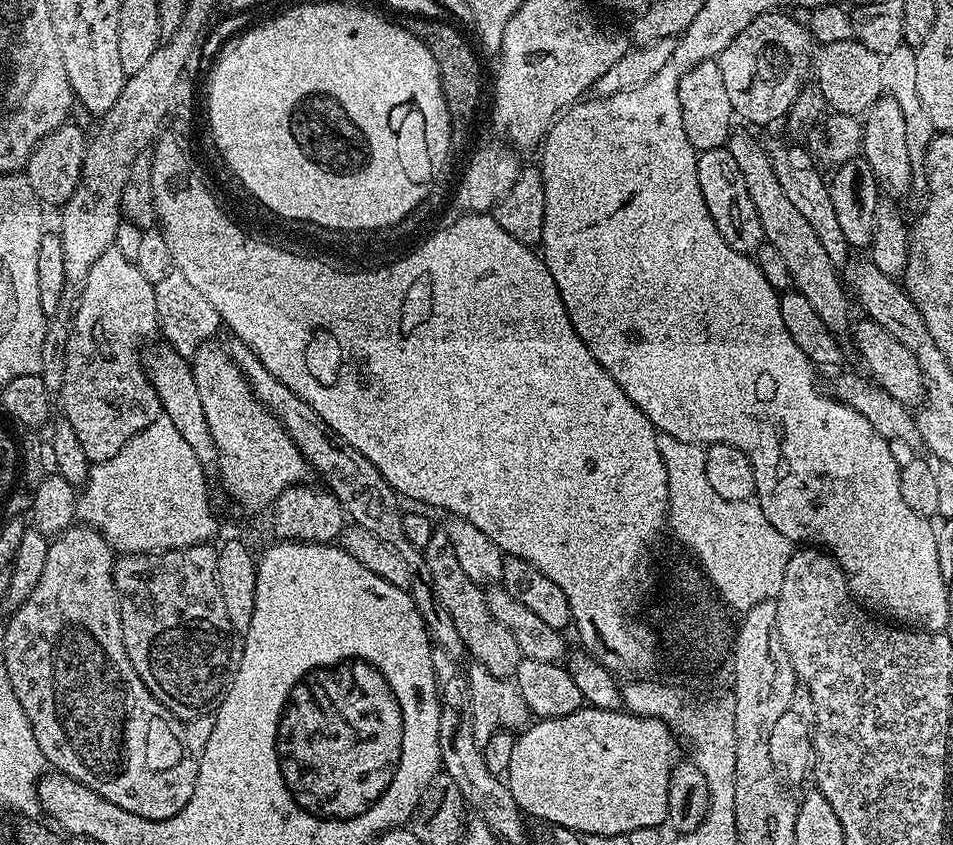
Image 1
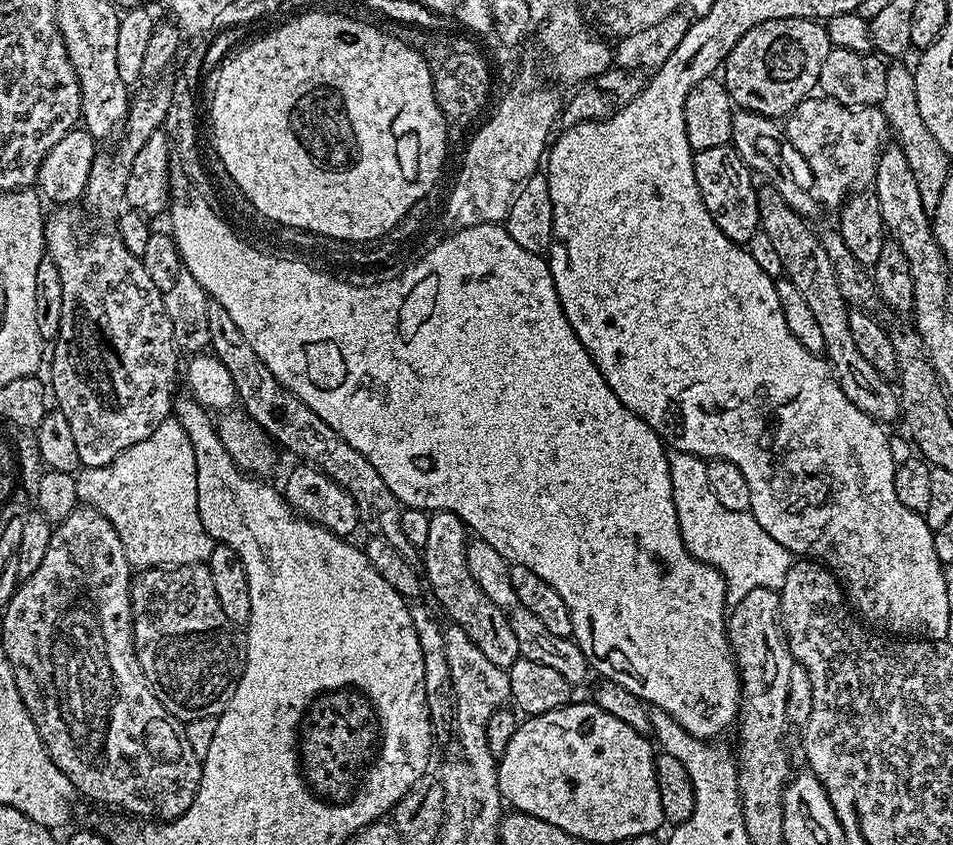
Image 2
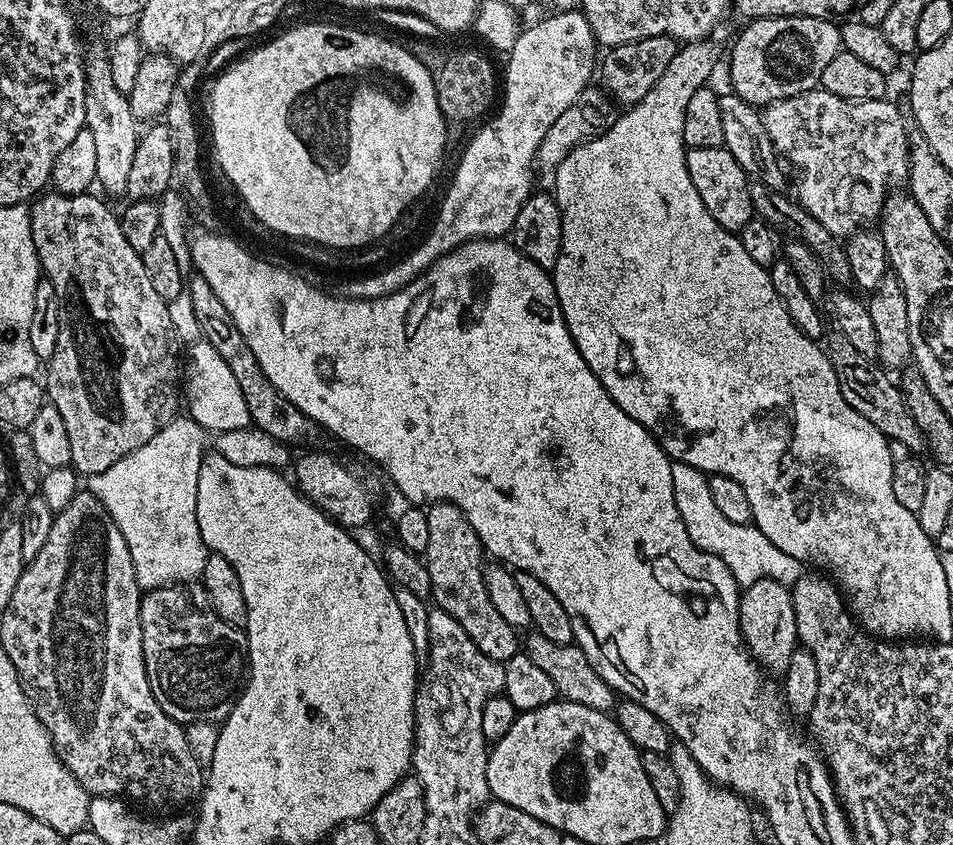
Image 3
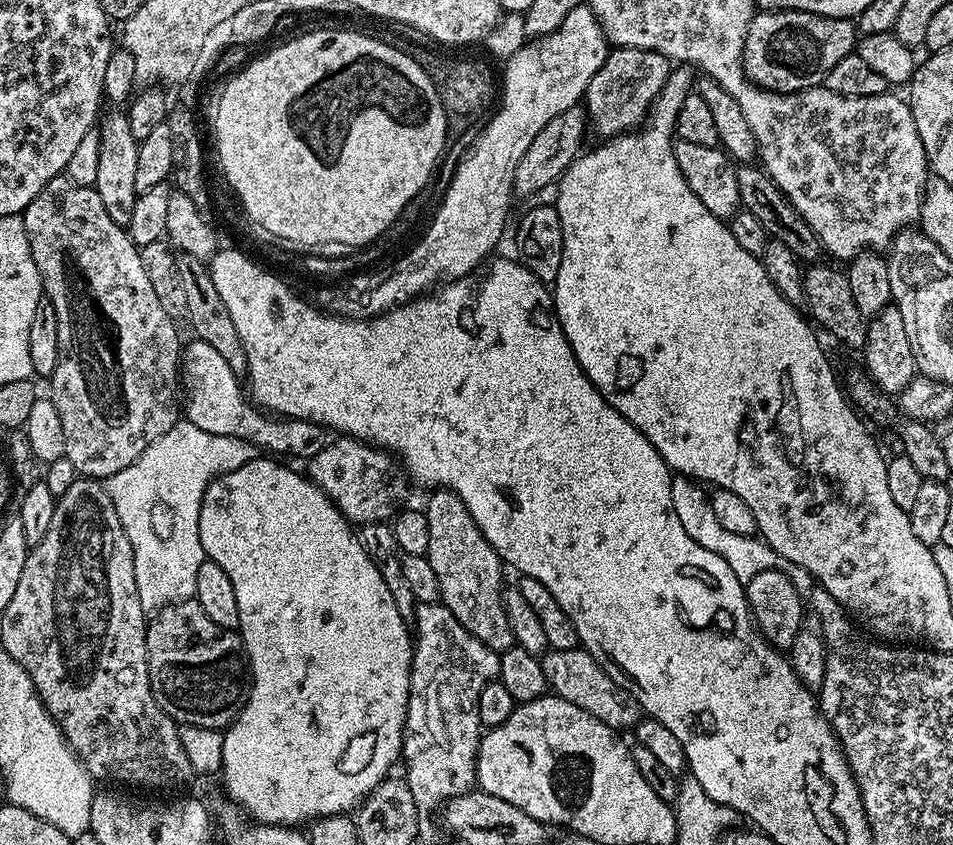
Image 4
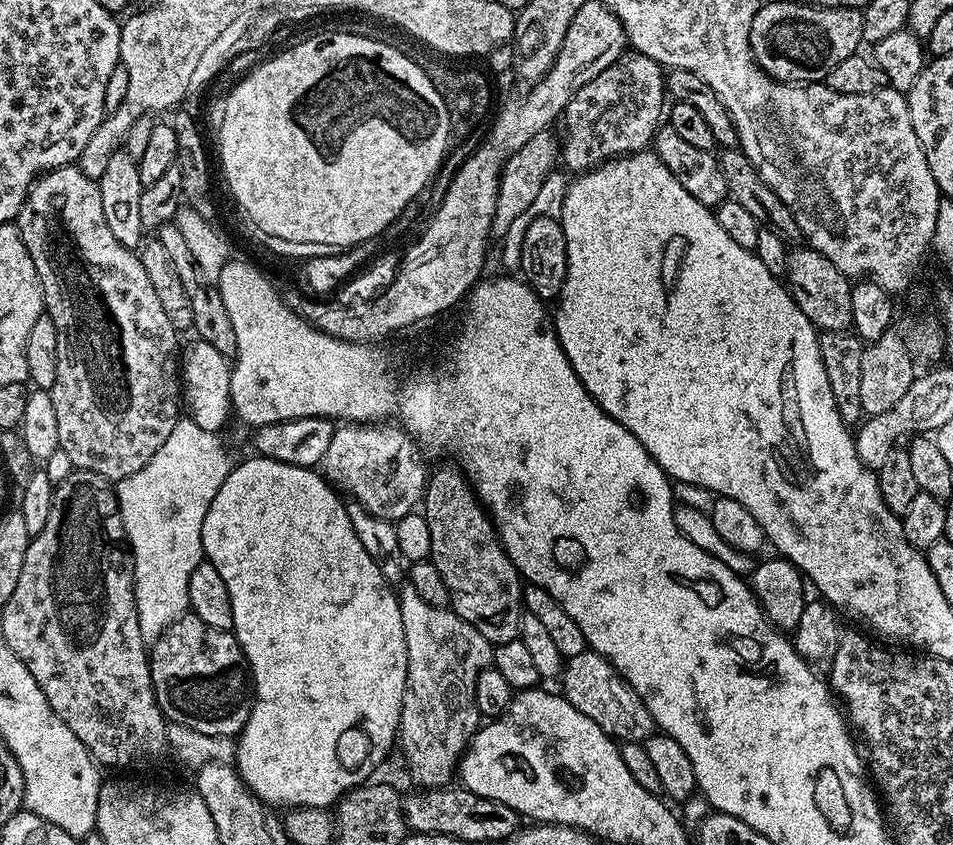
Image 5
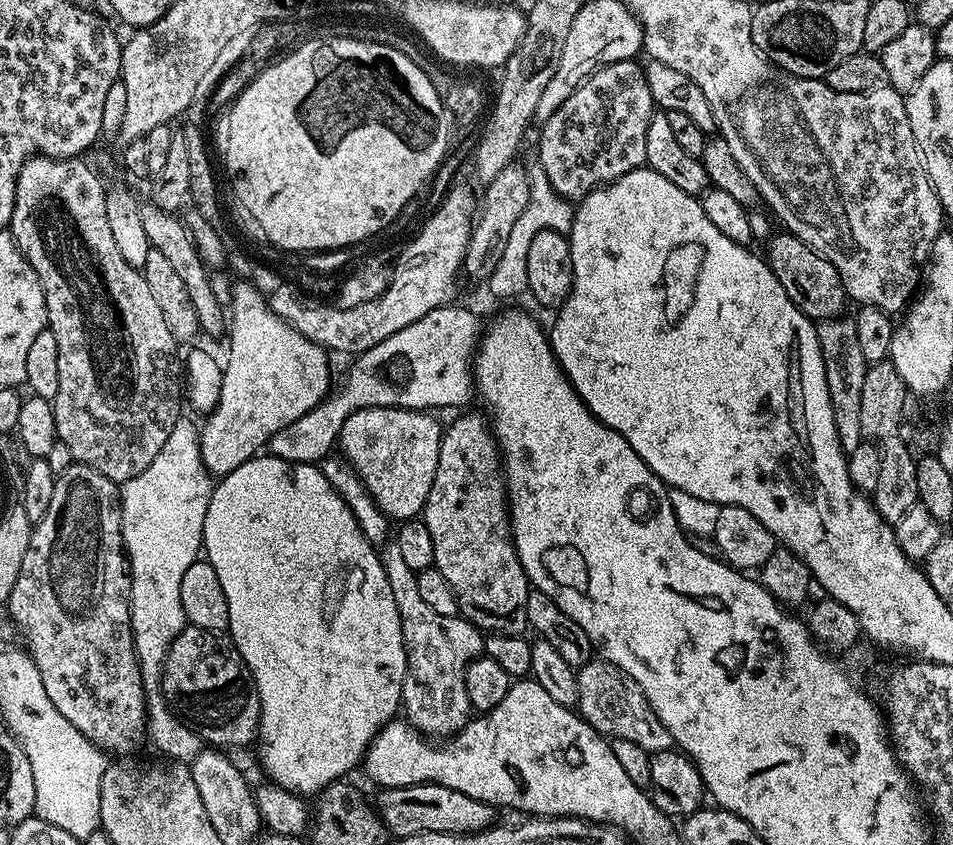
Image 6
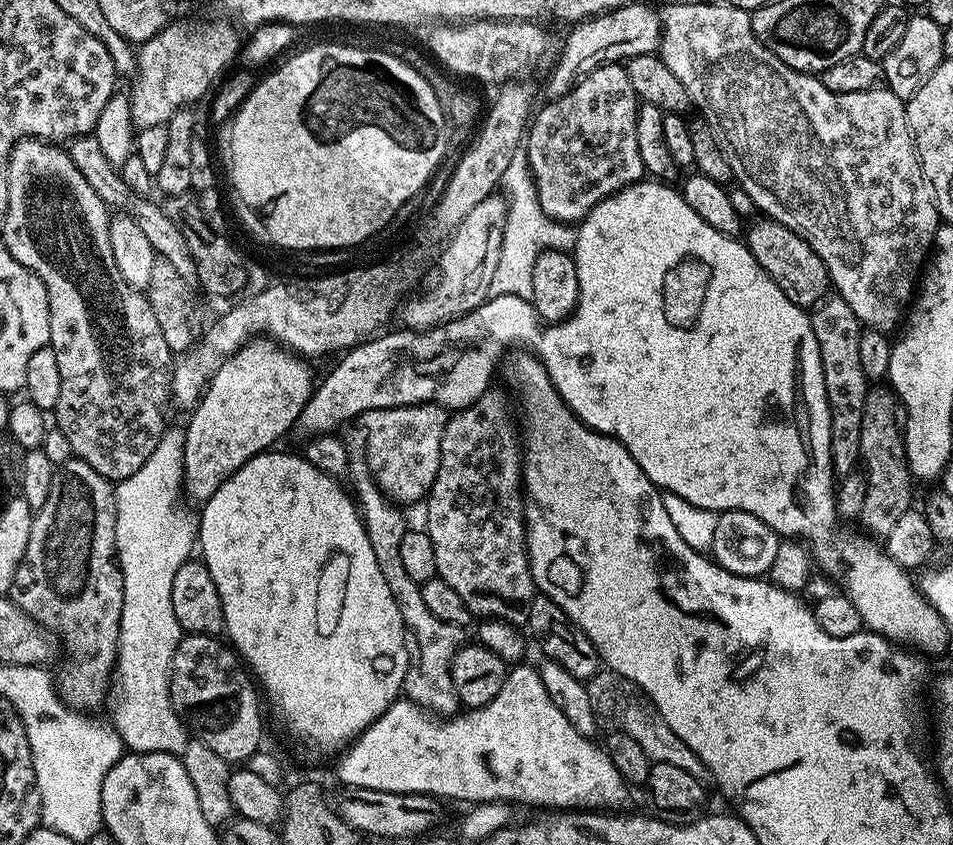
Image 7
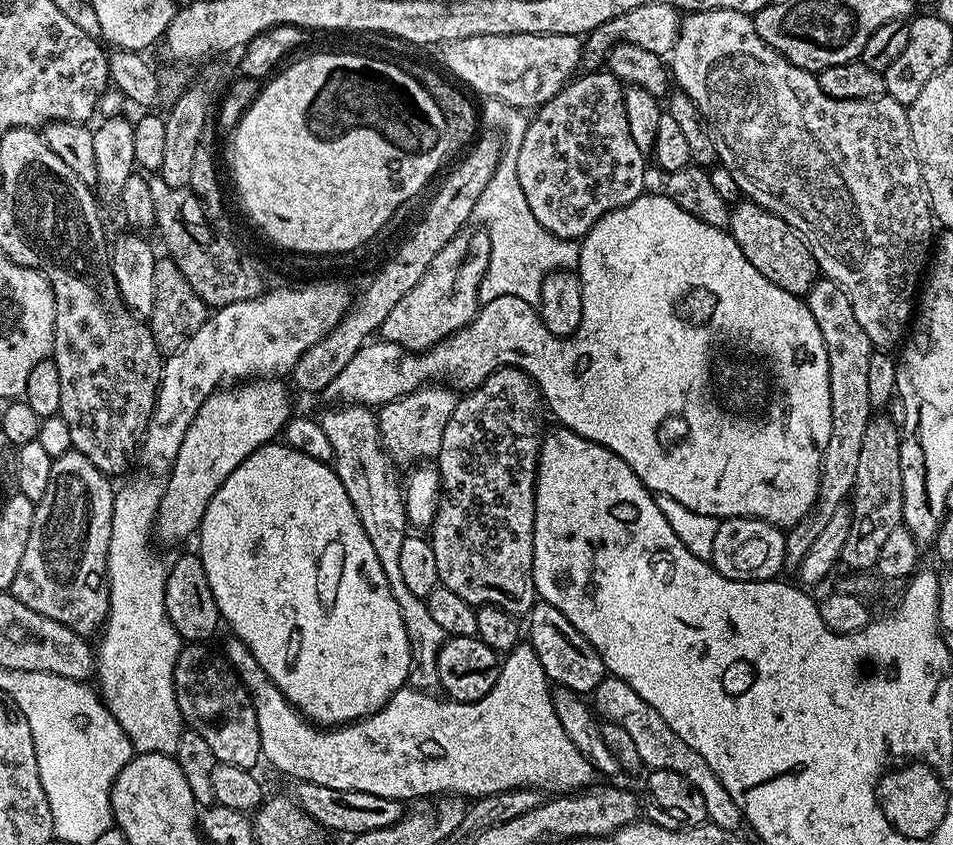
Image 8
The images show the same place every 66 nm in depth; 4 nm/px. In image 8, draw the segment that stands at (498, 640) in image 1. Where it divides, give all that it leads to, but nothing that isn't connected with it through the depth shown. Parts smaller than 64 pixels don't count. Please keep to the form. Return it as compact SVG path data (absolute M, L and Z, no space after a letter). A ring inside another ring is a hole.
M510 367L498 369L494 374L490 374L490 378L486 378L476 388L457 399L454 414L450 414L450 422L446 422L446 430L442 434L438 471L442 481L443 496L439 501L434 523L431 525L432 533L430 533L434 559L438 562L438 574L443 587L454 590L454 594L458 594L458 598L462 598L467 604L498 606L517 618L527 617L532 607L538 603L532 577L532 527L536 517L536 467L540 461L542 443L542 431L540 432L540 424L536 421L535 416L536 400L538 401L538 389L532 377L527 372L523 372L521 368Z

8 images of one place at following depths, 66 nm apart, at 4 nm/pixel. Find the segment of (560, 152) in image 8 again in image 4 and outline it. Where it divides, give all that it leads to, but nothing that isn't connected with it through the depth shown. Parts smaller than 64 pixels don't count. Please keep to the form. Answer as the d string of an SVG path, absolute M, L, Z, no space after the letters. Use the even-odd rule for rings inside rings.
M613 47L602 62L601 69L586 86L582 99L594 132L596 128L600 138L611 138L639 128L652 111L652 103L660 97L669 71L670 61L662 54L641 48Z

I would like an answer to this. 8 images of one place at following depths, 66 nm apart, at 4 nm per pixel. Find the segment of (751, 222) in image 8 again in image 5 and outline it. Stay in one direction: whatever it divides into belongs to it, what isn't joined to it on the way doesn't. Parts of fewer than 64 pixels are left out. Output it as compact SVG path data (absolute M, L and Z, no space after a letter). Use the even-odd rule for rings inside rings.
M796 246L788 254L788 270L786 273L786 287L794 298L794 302L810 318L810 322L820 332L846 332L852 328L852 286L853 281L830 258L826 258L821 252L815 252L810 246Z

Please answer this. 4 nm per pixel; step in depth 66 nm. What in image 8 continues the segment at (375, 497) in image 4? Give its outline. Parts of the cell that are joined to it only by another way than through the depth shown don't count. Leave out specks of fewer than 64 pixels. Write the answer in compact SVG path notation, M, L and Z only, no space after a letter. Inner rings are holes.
M432 382L418 388L400 400L392 400L379 409L380 438L384 442L384 451L393 461L401 465L413 462L428 462L439 457L442 446L442 434L446 430L446 422L450 422L450 414L456 409L457 393L451 387Z

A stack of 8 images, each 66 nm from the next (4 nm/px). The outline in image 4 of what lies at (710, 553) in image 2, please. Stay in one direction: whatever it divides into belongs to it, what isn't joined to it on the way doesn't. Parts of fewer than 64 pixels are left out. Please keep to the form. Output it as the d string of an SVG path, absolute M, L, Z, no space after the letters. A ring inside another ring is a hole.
M673 475L670 498L674 506L674 514L678 514L678 522L682 522L686 534L690 534L690 538L694 538L694 542L698 542L698 546L706 546L706 550L722 557L726 566L730 566L730 570L734 570L734 574L742 582L754 578L754 574L762 574L762 570L779 568L780 571L787 574L790 582L794 582L794 586L802 594L811 593L814 587L814 577L810 573L802 570L802 566L794 566L794 562L782 558L769 544L765 544L763 539L734 534L730 530L726 530L719 524L718 518L714 518L709 493L707 491L704 493L703 490L705 491L699 483L689 480L687 476Z

